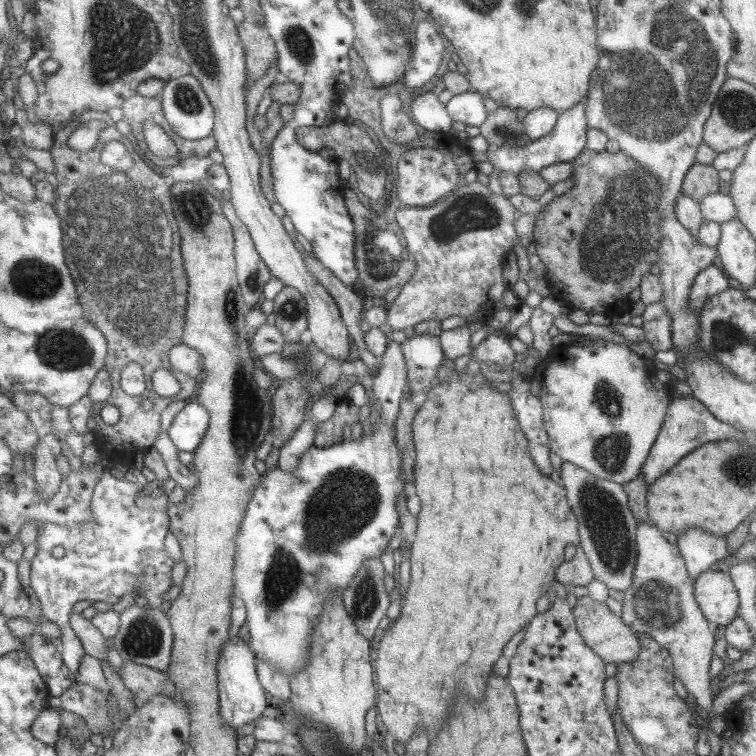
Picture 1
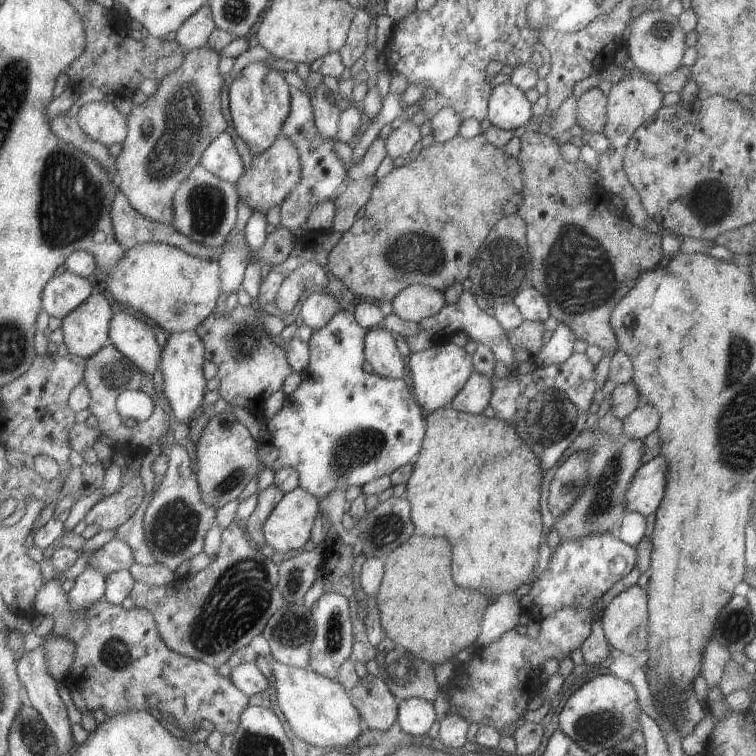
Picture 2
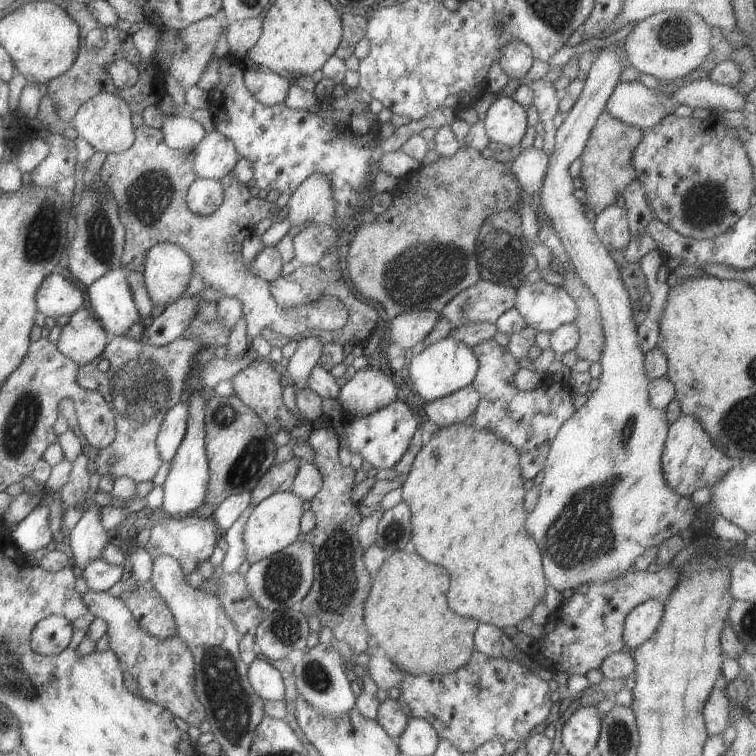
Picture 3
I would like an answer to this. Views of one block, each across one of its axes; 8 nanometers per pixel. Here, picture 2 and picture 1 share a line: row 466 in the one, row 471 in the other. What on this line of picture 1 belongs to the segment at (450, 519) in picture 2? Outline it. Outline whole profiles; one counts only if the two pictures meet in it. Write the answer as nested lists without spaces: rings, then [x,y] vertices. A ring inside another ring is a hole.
[[[467,371],[455,372],[448,379],[440,380],[439,384],[431,387],[426,395],[426,401],[420,406],[414,418],[413,436],[417,449],[414,477],[417,480],[413,480],[413,487],[417,486],[417,492],[423,500],[423,510],[417,516],[416,535],[412,540],[411,581],[406,591],[403,613],[379,636],[378,658],[376,659],[380,691],[377,695],[376,706],[378,718],[385,729],[389,730],[391,740],[397,744],[404,744],[405,747],[413,740],[413,736],[417,732],[421,732],[421,729],[427,729],[427,732],[433,732],[433,734],[441,730],[441,726],[447,718],[447,712],[449,712],[447,706],[451,706],[451,702],[455,698],[453,692],[457,688],[463,688],[469,692],[469,696],[481,700],[485,680],[491,672],[493,662],[499,658],[503,644],[532,620],[537,614],[535,600],[552,588],[556,568],[563,562],[563,548],[567,544],[577,546],[580,543],[576,520],[565,498],[565,489],[552,482],[548,476],[541,474],[540,470],[535,472],[536,464],[531,462],[531,458],[529,458],[531,455],[527,454],[528,444],[525,444],[525,438],[521,434],[521,428],[516,413],[512,409],[508,393],[493,388],[491,380],[485,379],[481,371],[473,374]]]

